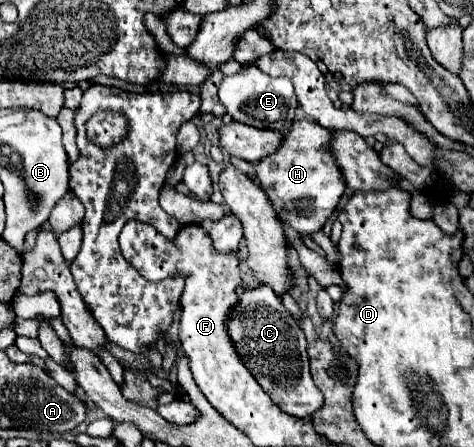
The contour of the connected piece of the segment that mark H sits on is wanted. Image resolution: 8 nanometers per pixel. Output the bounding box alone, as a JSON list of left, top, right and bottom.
[256,120,346,234]

